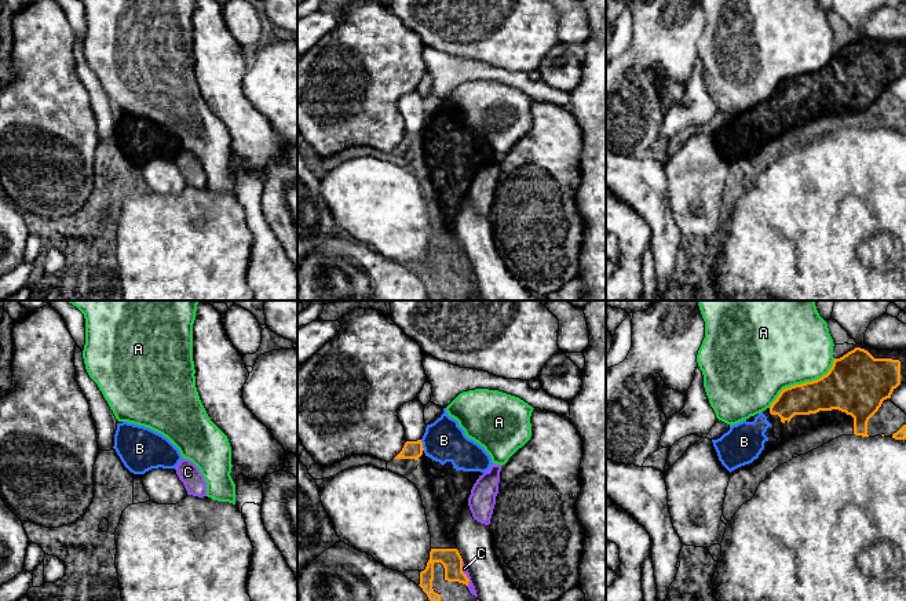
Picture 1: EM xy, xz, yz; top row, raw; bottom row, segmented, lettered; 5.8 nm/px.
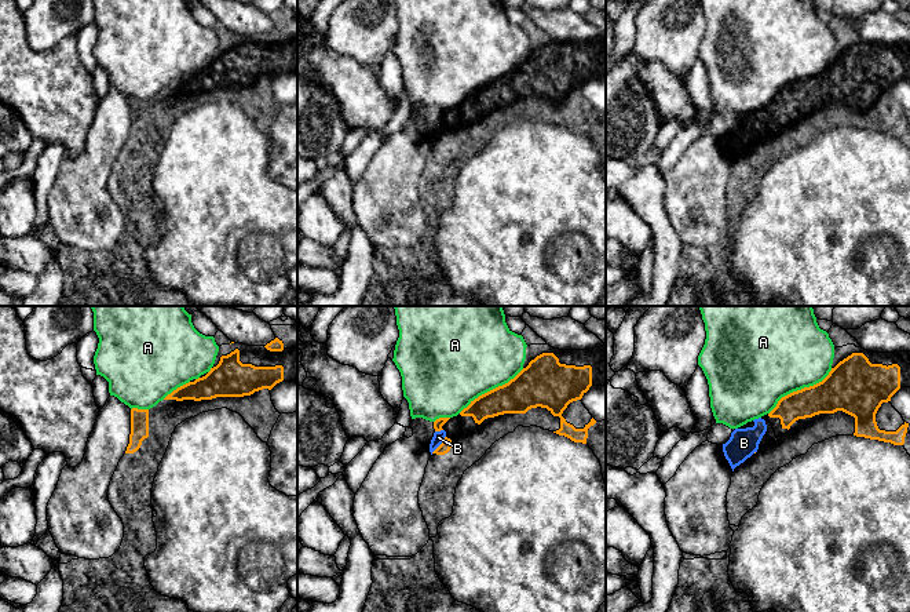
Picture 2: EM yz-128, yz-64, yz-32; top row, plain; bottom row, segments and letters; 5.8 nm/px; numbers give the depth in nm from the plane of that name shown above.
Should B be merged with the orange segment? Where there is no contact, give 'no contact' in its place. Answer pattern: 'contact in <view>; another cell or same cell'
contact in xz; same cell

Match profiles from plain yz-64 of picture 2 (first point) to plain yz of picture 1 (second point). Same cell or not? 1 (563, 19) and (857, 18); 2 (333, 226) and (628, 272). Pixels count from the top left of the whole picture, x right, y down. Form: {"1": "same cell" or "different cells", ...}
{"1": "different cells", "2": "same cell"}

